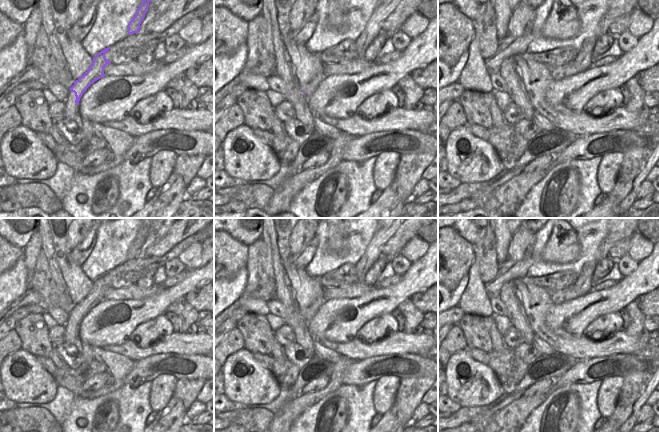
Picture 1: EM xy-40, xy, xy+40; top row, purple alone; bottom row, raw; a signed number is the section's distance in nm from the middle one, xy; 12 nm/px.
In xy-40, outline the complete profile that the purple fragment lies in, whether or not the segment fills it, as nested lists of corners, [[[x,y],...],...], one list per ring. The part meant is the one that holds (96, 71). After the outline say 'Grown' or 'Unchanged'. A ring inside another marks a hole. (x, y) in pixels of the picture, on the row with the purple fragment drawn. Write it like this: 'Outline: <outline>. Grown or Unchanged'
Outline: [[[110,47],[104,49],[93,57],[93,62],[87,72],[84,73],[78,80],[74,82],[74,85],[70,88],[71,92],[75,93],[76,100],[75,103],[79,105],[79,101],[83,93],[87,88],[93,84],[98,79],[105,76],[104,67],[107,64],[111,64],[106,58],[105,53],[110,49]]]. Unchanged

